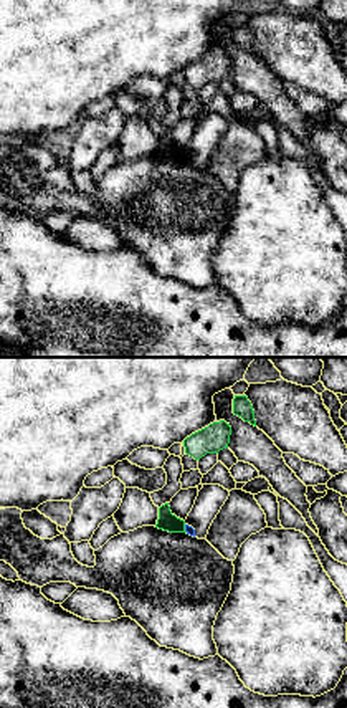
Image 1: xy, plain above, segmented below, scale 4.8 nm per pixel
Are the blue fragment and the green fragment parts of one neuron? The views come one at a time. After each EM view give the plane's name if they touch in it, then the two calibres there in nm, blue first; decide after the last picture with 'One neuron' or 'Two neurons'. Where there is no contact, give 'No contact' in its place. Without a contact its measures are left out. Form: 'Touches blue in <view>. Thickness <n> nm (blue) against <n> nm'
Touches blue in xy. Thickness 40 nm (blue) against 90 nm

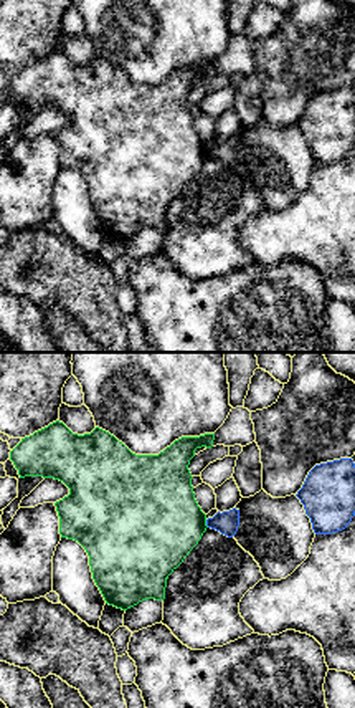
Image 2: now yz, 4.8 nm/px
Touches blue in yz. Thickness 110 nm (blue) against 440 nm

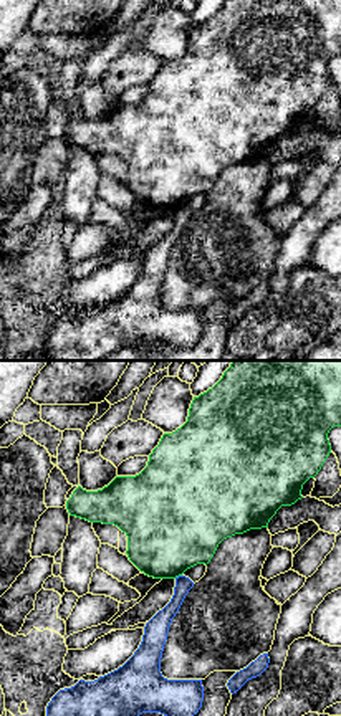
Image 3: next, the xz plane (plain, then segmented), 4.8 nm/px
Touches blue in xz. Thickness 90 nm (blue) against 440 nm

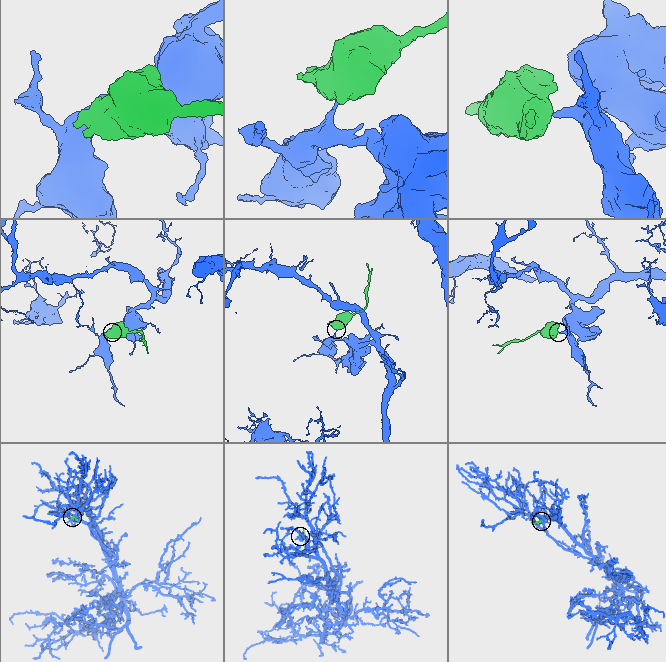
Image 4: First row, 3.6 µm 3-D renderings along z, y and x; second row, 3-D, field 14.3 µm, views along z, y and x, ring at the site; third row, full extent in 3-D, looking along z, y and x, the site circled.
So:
Two neurons

